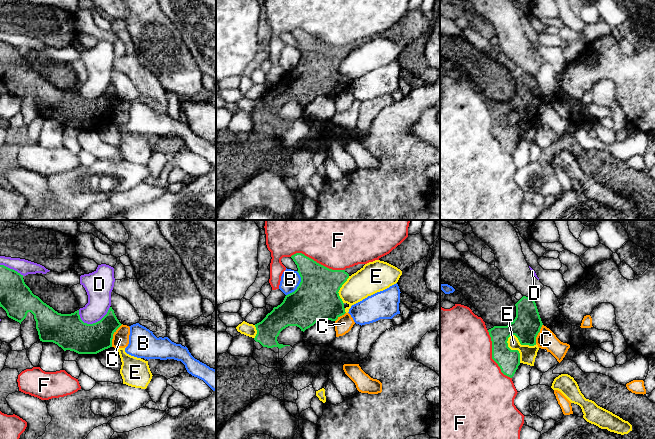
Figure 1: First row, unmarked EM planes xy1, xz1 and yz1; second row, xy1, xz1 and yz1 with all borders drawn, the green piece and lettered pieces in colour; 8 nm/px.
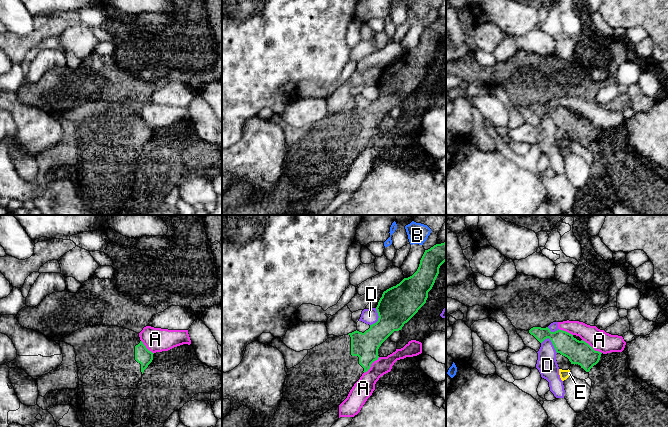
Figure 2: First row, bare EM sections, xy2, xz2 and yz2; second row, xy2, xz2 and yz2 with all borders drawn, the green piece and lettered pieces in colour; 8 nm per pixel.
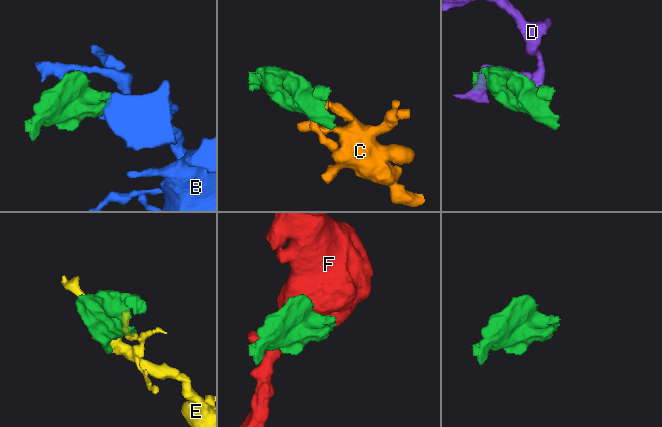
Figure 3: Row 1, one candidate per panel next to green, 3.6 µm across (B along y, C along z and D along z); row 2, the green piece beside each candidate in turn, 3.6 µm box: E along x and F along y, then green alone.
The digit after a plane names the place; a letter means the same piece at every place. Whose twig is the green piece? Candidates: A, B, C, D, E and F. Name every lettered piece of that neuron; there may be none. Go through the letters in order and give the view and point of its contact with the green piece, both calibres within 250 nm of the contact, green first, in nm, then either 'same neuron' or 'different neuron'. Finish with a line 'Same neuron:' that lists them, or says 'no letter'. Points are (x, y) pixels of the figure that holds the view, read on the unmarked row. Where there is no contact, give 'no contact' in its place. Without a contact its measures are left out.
A: contact yz2 (591, 123); calibres 190 and 170 nm; different neuron
B: contact xz1 (299, 61); calibres 360 and 160 nm; different neuron
C: contact xy1 (112, 111); calibres 260 and 130 nm; different neuron
D: contact xy1 (94, 99); calibres 280 and 190 nm; different neuron
E: contact yz1 (520, 119); calibres 220 and 130 nm; different neuron
F: contact xz1 (316, 38); calibres 320 and 360 nm; different neuron
Same neuron: no letter

